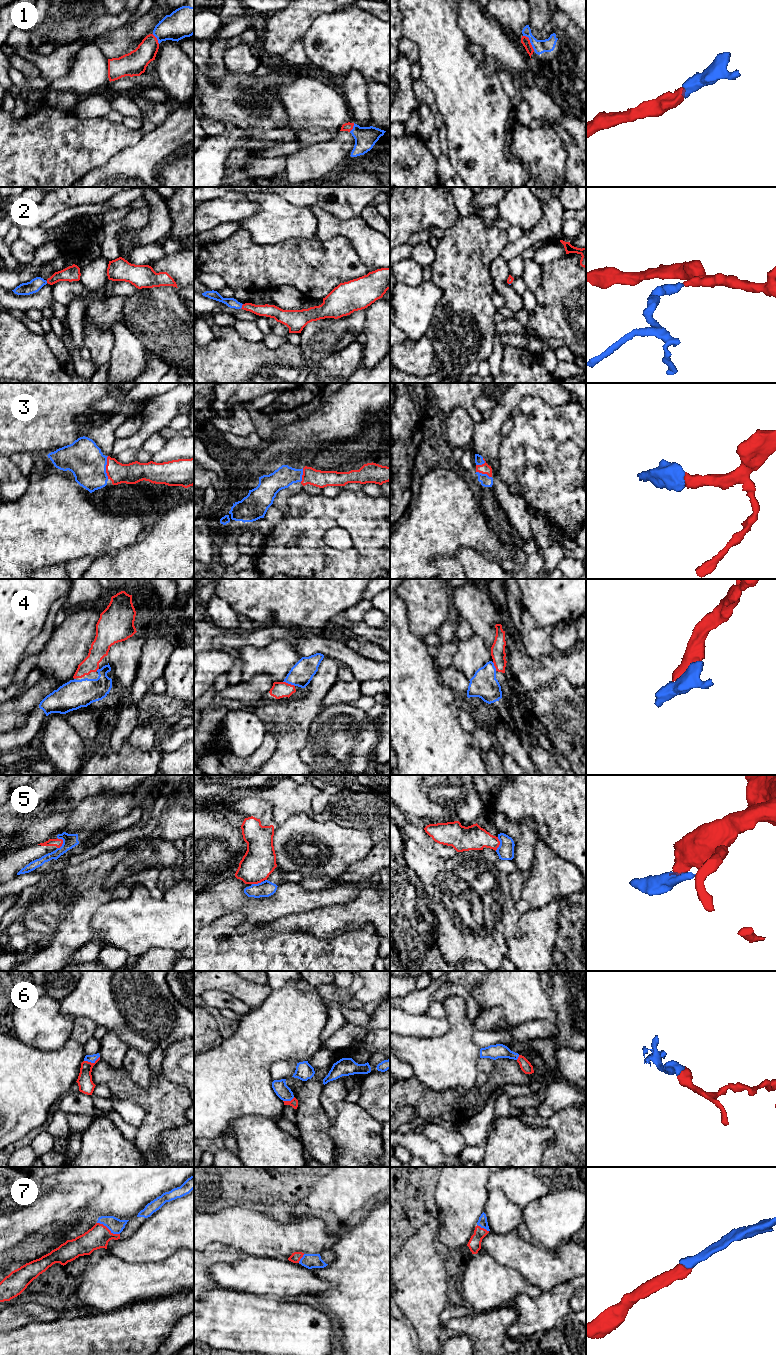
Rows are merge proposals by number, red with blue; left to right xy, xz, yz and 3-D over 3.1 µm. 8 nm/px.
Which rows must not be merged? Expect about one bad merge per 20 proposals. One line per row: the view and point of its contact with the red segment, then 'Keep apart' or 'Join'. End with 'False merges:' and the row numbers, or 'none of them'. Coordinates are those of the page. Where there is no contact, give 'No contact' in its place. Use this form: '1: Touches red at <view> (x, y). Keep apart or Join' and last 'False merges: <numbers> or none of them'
1: Touches red at yz (529, 42). Join
2: Touches red at xz (242, 306). Join
3: Touches red at xy (106, 467). Join
4: Touches red at xz (289, 684). Join
5: Touches red at xy (62, 842). Keep apart
6: Touches red at xy (90, 1062). Join
7: Touches red at xy (107, 1228). Join
False merges: 5

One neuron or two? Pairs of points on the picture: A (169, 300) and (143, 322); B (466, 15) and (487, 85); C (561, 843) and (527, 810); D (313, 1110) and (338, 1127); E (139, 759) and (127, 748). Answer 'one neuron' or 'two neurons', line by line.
A: one neuron
B: two neurons
C: one neuron
D: two neurons
E: one neuron

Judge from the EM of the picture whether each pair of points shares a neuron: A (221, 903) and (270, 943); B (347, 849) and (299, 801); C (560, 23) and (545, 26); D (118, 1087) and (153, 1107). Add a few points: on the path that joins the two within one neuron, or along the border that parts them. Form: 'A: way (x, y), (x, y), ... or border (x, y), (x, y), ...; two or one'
A: border (245, 915), (241, 912), (231, 912), (211, 922); two
B: border (298, 813), (343, 826); two
C: border (551, 15), (556, 27); two
D: way (127, 1089), (144, 1098); one

